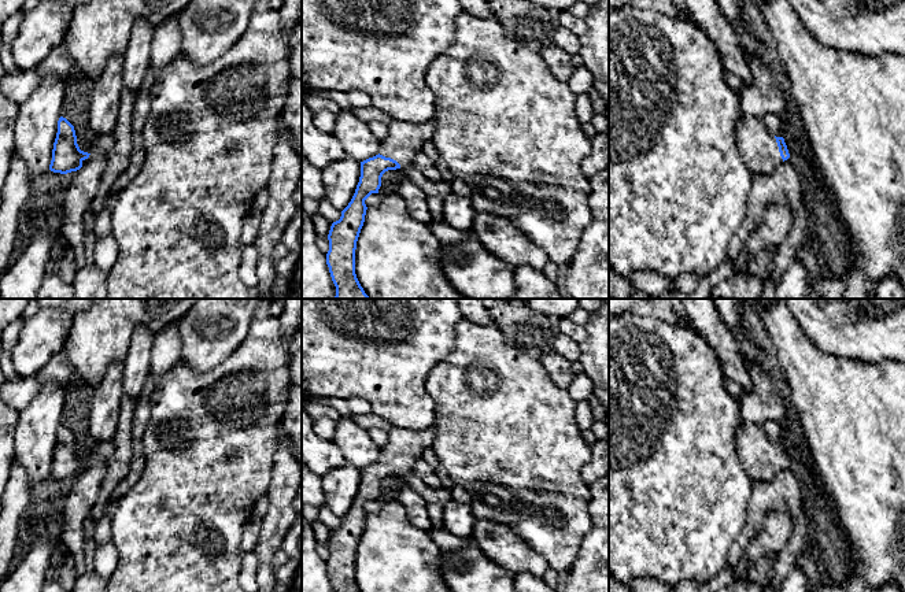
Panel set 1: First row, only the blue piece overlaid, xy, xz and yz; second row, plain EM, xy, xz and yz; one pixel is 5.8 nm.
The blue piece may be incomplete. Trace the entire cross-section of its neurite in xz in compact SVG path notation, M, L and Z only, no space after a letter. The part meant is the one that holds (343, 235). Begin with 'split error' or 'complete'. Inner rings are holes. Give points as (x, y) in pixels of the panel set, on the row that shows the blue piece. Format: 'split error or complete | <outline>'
split error | M392 119L387 137L380 143L378 153L361 162L355 193L328 234L326 264L336 286L333 299L369 299L355 274L357 241L367 210L365 200L372 193L378 193L385 171L413 163L422 145L432 140L435 129L435 119L421 125Z

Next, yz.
split error | M760 118L738 123L736 145L753 175L771 174L790 158L784 138L773 136Z

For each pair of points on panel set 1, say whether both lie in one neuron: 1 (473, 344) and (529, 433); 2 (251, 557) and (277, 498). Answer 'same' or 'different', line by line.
1: same
2: different

